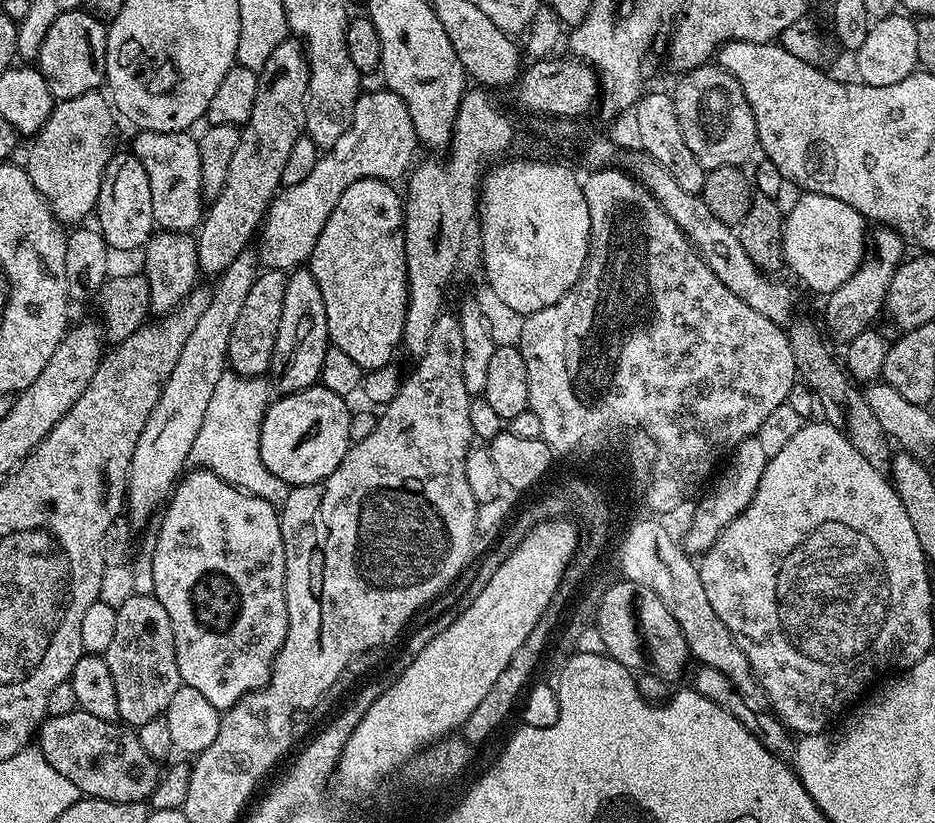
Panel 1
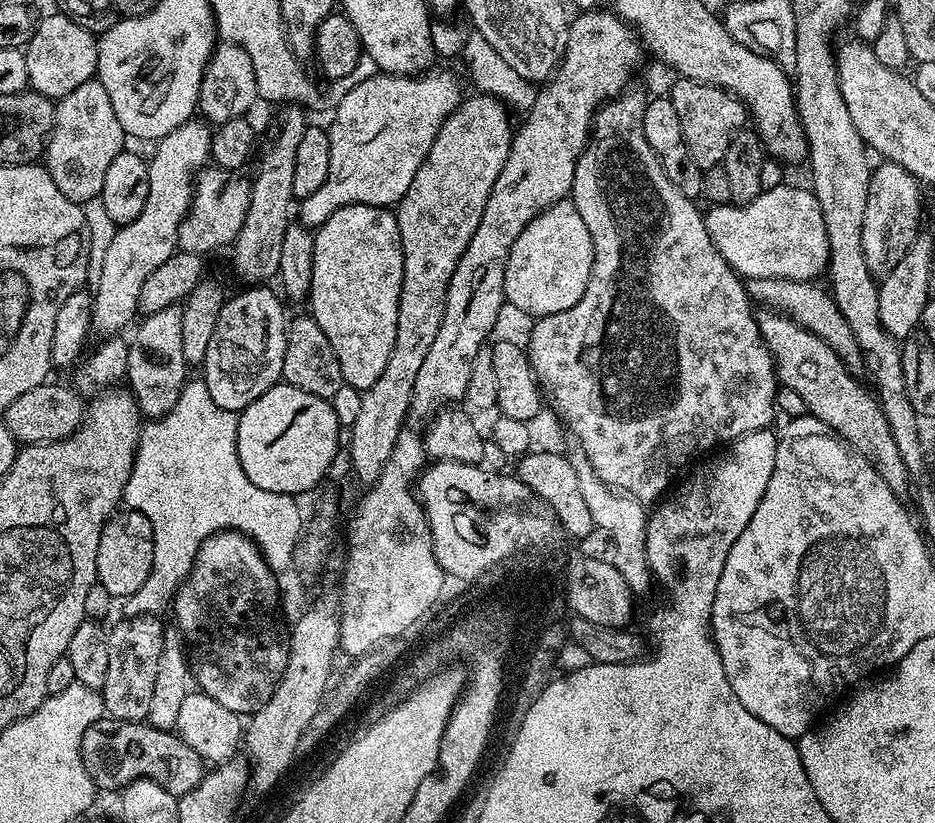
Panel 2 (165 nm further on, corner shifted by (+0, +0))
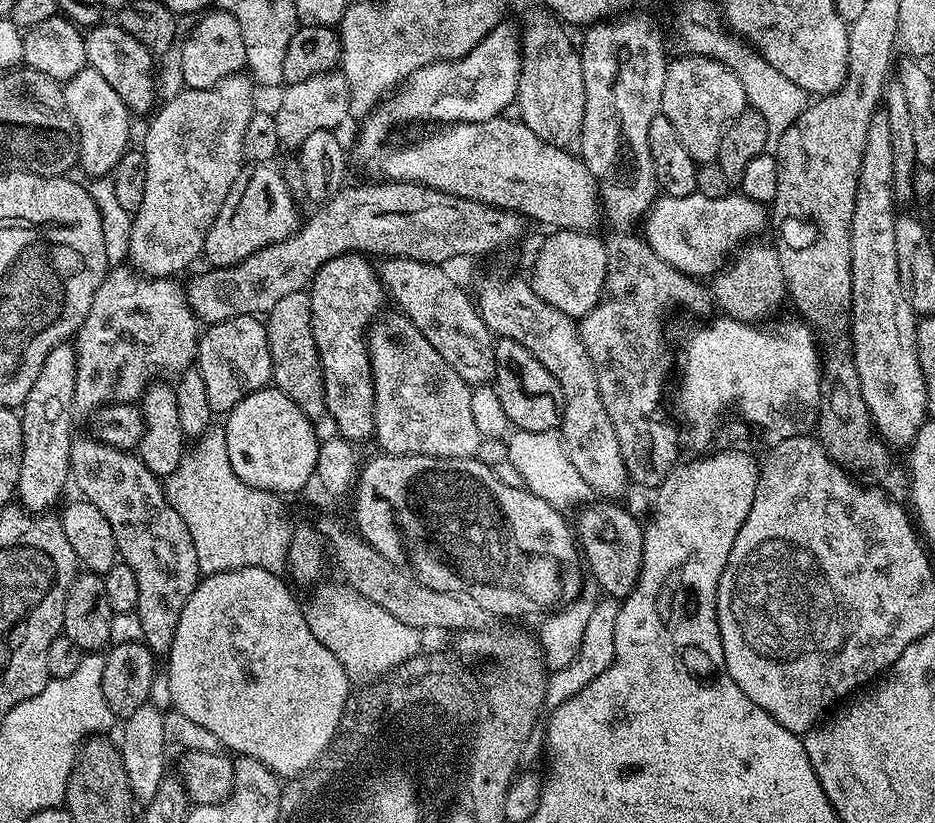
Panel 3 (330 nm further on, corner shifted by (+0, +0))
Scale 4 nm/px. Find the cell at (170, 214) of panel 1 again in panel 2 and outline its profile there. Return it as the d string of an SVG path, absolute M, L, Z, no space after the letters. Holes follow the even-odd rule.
M205 166L196 173L192 190L192 205L188 215L178 226L177 249L195 256L207 257L207 252L216 252L219 248L227 249L236 243L238 230L246 222L246 212L250 206L252 186L249 177L240 176L239 171L215 166Z

